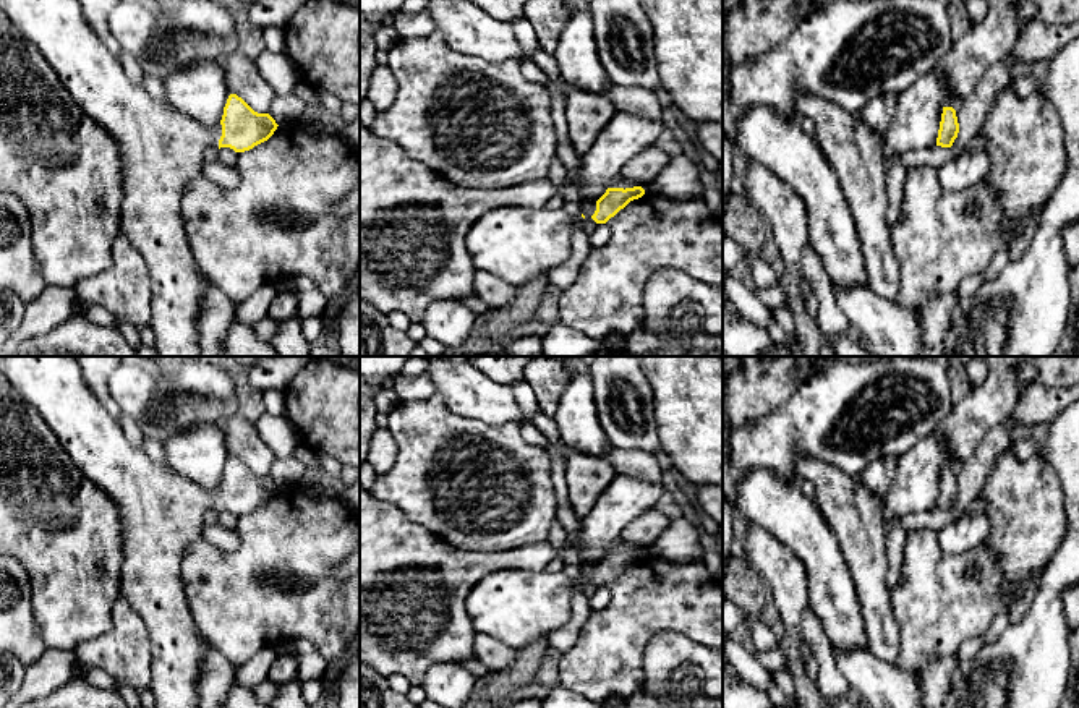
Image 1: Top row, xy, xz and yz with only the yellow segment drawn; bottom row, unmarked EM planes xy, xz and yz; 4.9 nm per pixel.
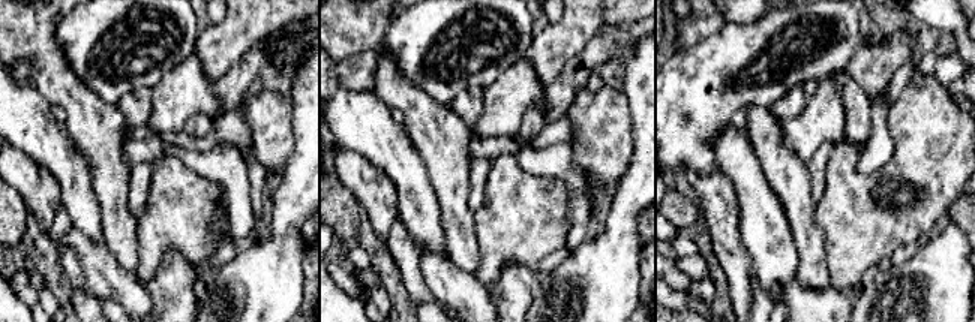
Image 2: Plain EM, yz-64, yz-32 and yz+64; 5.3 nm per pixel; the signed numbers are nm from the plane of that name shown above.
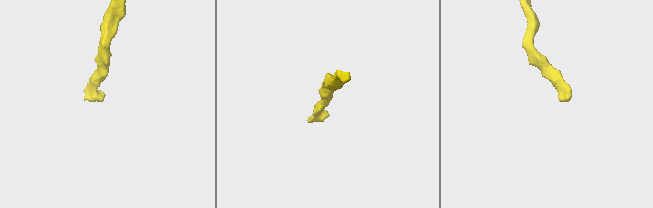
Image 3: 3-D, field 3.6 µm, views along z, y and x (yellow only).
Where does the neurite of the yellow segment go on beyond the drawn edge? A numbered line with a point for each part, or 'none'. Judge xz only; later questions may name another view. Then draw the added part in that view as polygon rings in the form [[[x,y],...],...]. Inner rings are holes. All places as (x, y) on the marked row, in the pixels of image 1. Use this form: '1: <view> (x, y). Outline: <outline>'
1: xz (512, 243). Outline: [[[501,206],[476,219],[465,241],[478,271],[486,271],[517,288],[536,275],[548,275],[569,259],[577,225],[583,225],[583,217],[570,206]]]

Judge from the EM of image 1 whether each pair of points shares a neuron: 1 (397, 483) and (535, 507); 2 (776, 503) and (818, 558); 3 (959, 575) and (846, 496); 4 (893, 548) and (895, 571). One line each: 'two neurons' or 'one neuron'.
1: one neuron
2: one neuron
3: two neurons
4: one neuron

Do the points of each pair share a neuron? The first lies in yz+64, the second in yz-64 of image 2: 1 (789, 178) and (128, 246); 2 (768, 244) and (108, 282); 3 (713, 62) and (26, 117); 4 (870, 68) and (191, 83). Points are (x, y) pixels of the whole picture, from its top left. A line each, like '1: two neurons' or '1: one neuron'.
1: one neuron
2: two neurons
3: two neurons
4: two neurons

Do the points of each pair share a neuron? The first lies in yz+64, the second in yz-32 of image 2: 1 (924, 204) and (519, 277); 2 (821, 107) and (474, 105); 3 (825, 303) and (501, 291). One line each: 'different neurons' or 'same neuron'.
1: different neurons
2: different neurons
3: different neurons

